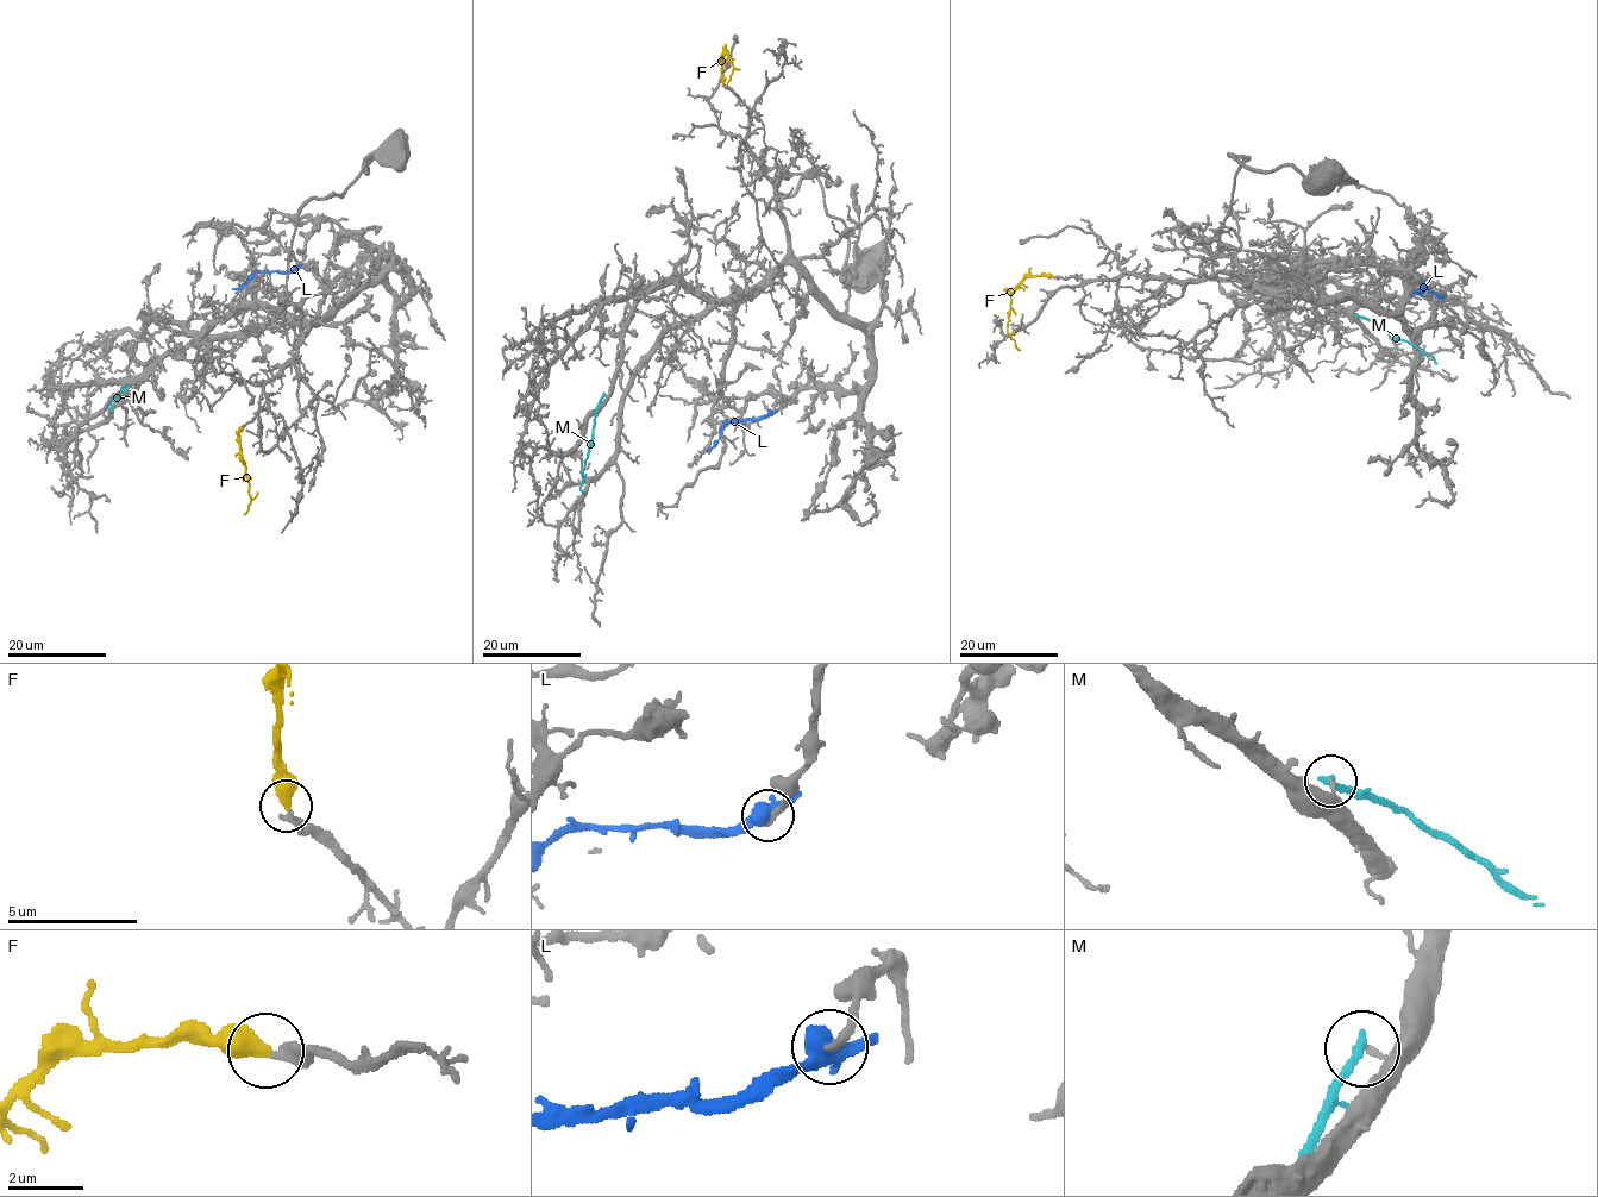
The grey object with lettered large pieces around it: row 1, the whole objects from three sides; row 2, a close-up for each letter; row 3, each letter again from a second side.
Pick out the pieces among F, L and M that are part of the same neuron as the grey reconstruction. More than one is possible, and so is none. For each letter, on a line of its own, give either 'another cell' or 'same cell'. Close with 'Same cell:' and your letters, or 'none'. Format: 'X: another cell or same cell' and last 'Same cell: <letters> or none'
F: same cell
L: another cell
M: another cell
Same cell: F

